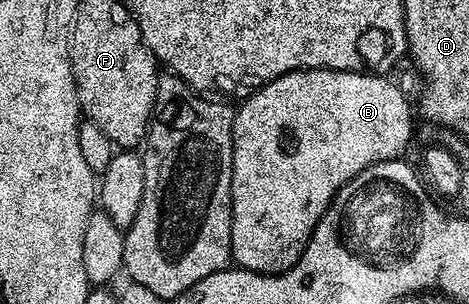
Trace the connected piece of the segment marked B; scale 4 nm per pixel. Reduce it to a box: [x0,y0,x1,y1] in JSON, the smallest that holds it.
[231,71,413,275]

